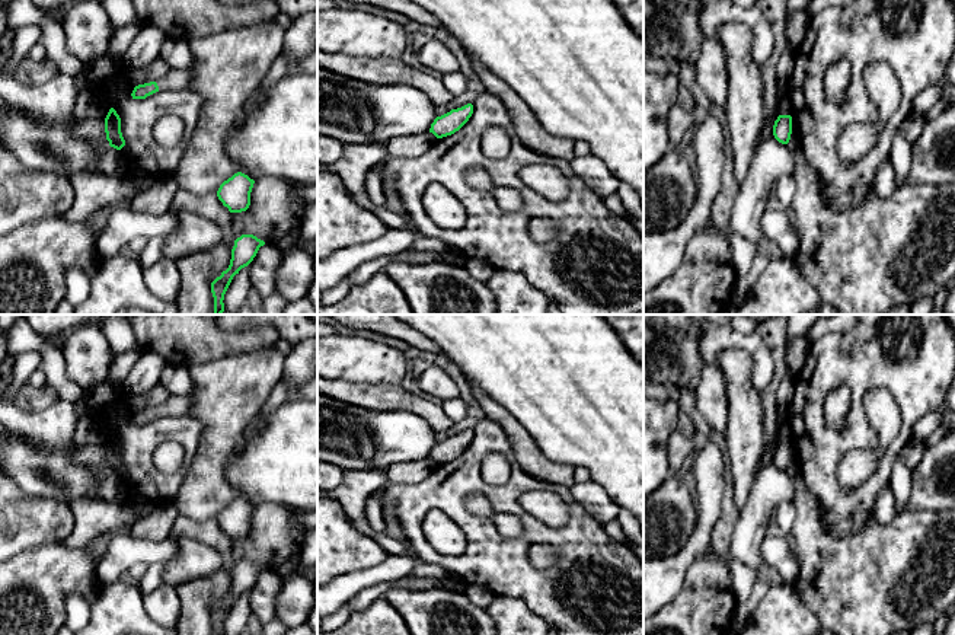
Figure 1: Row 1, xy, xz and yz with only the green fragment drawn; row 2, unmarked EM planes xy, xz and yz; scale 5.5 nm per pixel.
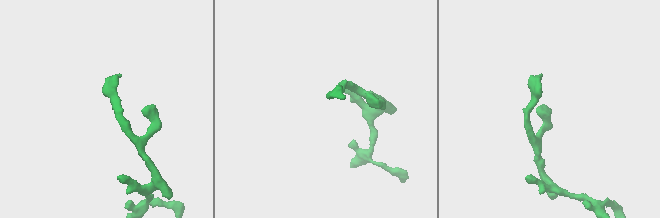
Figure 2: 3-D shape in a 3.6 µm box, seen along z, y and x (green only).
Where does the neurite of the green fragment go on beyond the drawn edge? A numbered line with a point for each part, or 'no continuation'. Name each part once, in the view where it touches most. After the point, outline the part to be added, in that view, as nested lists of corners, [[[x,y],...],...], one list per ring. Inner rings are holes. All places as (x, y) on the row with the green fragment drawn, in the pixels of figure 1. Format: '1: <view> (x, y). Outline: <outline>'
1: xy (175, 79). Outline: [[[170,68],[169,73],[159,79],[156,83],[159,90],[186,90],[191,82],[188,70]]]

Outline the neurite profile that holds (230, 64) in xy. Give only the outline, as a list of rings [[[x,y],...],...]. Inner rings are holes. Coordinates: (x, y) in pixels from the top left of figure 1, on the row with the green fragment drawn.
[[[269,20],[186,41],[195,58],[188,70],[191,82],[186,90],[199,95],[202,106],[192,137],[172,175],[179,188],[197,197],[217,194],[220,185],[239,172],[239,165],[226,151],[226,138],[239,128],[245,102],[282,52],[284,33],[284,28]]]

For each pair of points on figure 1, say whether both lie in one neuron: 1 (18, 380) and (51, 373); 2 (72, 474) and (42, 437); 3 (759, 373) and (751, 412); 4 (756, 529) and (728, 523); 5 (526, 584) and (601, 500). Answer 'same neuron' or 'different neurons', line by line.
1: different neurons
2: different neurons
3: different neurons
4: different neurons
5: different neurons

